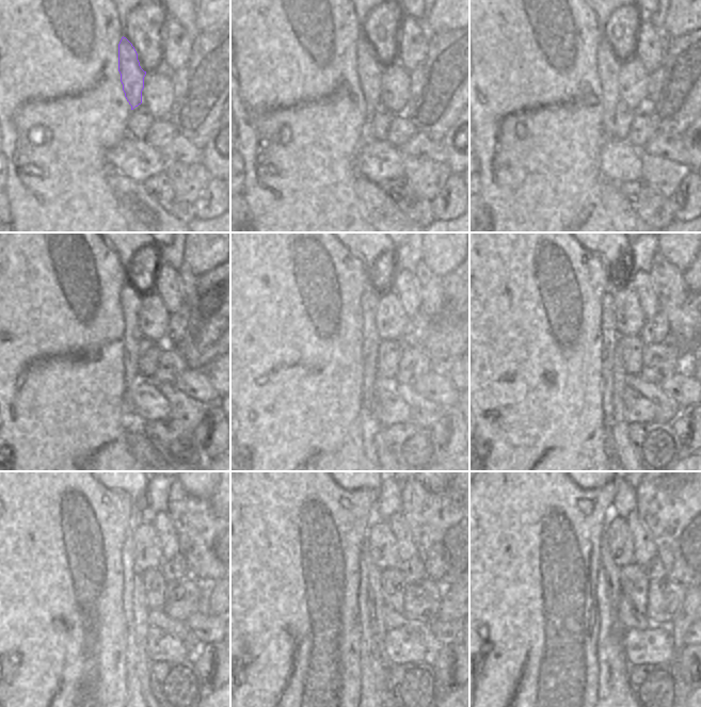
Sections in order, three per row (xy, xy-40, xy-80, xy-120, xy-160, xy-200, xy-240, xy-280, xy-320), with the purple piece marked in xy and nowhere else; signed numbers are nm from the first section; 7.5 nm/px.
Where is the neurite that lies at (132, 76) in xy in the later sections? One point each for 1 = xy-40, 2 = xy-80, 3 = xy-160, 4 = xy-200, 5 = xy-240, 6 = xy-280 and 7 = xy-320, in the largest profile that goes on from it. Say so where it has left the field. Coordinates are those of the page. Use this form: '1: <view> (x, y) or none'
1: xy-40 (369, 70)
2: xy-80 (607, 65)
3: xy-160 (370, 340)
4: xy-200 (610, 336)
5: xy-240 (129, 572)
6: xy-280 (375, 678)
7: xy-320 (614, 668)

